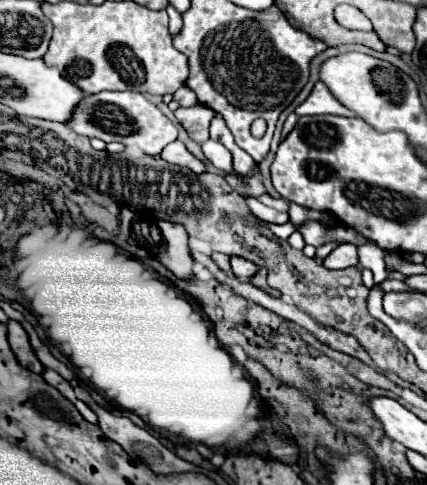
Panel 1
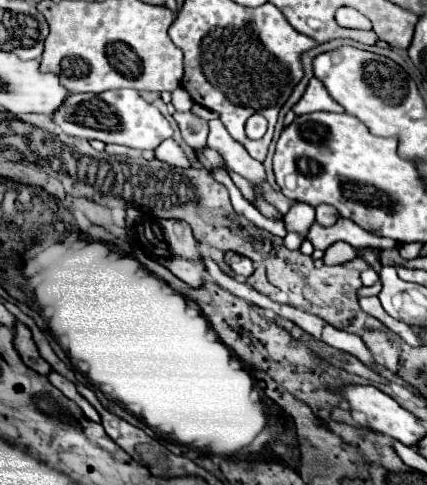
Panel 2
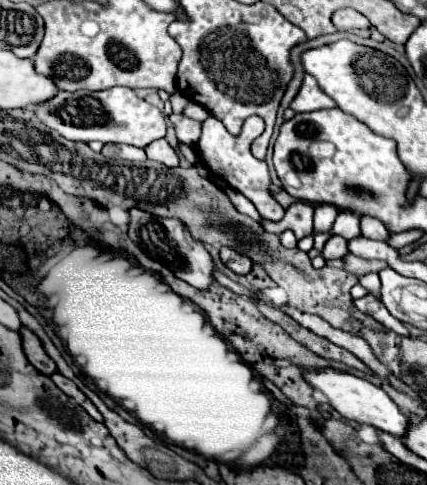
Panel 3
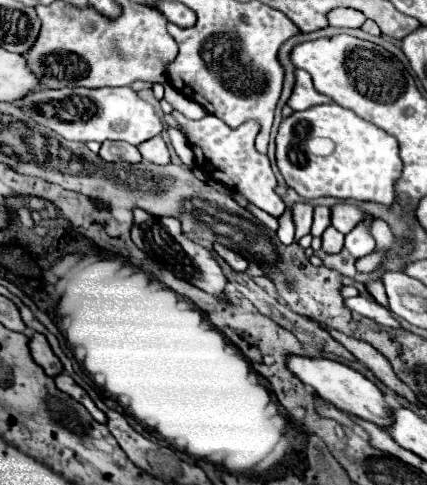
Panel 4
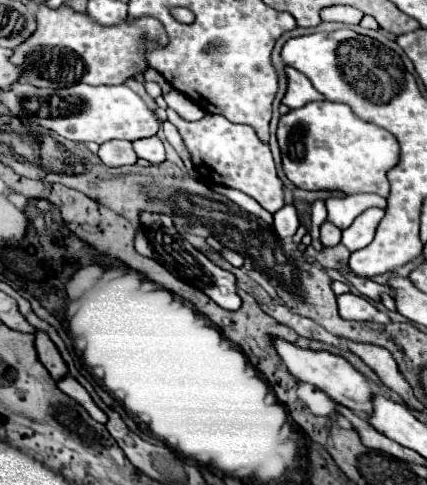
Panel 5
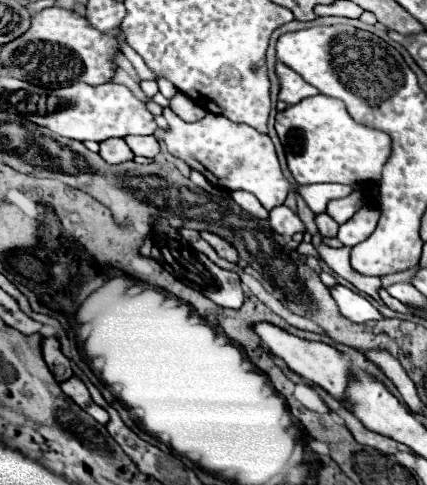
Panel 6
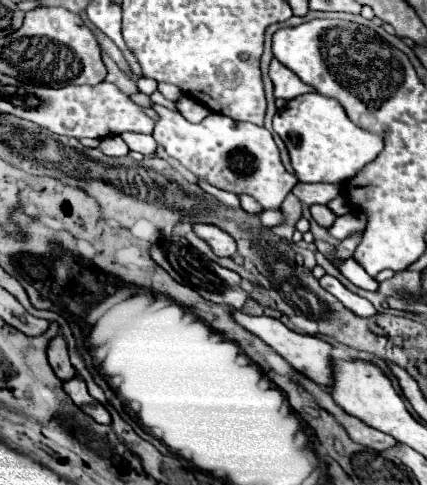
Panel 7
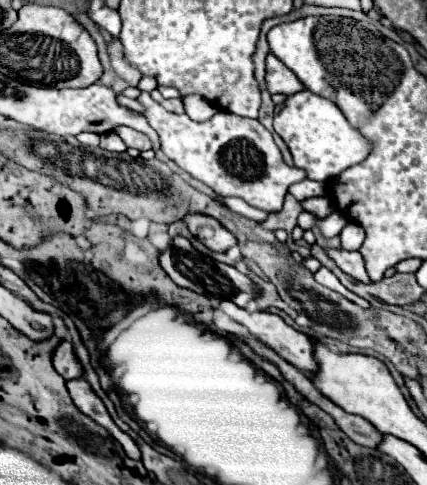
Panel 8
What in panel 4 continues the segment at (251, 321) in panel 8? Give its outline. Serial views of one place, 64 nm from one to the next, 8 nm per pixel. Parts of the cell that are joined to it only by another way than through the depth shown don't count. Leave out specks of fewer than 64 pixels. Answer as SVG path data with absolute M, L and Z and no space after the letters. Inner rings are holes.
M288 354L286 356L288 362L288 370L298 376L304 384L312 386L322 398L326 398L328 402L332 402L336 408L346 410L358 418L364 418L368 422L374 422L378 426L388 424L388 412L390 406L384 402L382 392L368 380L364 378L360 372L352 370L350 366L330 360L330 358L308 358L308 356L296 356L296 354Z

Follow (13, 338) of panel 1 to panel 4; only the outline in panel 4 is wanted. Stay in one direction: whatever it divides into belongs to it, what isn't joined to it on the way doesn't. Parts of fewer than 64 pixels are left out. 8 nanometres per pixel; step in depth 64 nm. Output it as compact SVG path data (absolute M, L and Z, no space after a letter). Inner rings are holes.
M40 332L30 334L30 352L32 352L32 358L36 360L36 364L40 364L48 376L54 378L64 370L62 362L52 352L52 348L50 348L50 344L48 344L44 334L40 334Z

